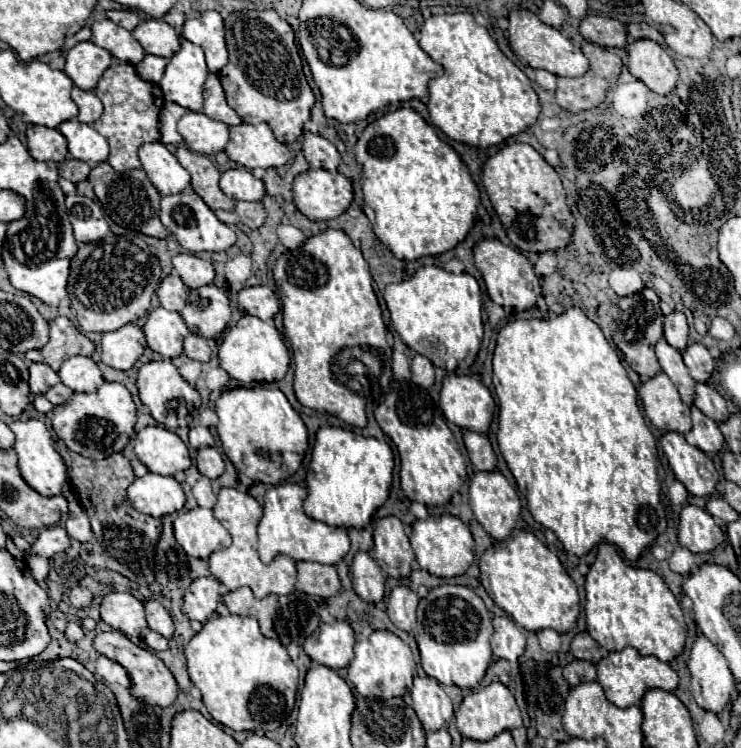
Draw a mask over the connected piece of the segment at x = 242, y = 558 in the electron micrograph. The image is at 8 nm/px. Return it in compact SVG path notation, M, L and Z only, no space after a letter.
M223 487L219 491L219 501L217 501L213 513L233 537L231 547L227 547L223 551L215 551L209 557L209 571L213 573L215 579L219 579L229 591L235 591L239 587L251 587L251 591L255 593L257 599L263 599L271 593L275 593L275 595L295 593L295 583L297 583L295 561L291 557L279 555L269 565L265 565L265 563L261 563L261 559L257 555L255 537L257 537L257 523L263 515L263 509L249 493L241 493L237 489Z

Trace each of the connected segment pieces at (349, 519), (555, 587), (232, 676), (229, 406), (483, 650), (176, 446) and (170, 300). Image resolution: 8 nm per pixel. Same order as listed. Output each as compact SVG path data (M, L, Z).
M323 427L317 431L309 473L305 513L339 529L365 529L375 511L387 501L393 483L393 451L385 441L363 437L339 427Z
M515 529L509 539L497 541L489 547L479 561L481 583L489 597L527 631L555 629L557 633L569 633L579 615L579 595L571 577L563 573L559 559L533 535Z
M213 617L209 619L203 629L185 645L185 657L189 667L189 677L195 683L195 687L203 695L203 703L209 711L209 715L221 723L223 727L229 727L233 731L273 731L285 719L289 717L295 695L297 695L297 665L287 655L285 647L279 641L267 639L259 631L259 623L255 617Z
M225 389L215 403L215 411L219 417L217 431L223 441L223 451L239 473L247 475L253 483L267 485L283 483L297 473L309 445L309 433L303 419L279 389Z
M439 585L419 601L415 639L421 651L421 665L425 673L441 685L475 689L493 661L491 635L491 613L485 609L485 603L465 585Z
M145 427L135 435L135 453L151 473L175 475L191 465L189 449L181 437L165 427Z
M175 273L167 275L157 289L157 297L159 297L161 307L165 307L169 311L183 311L187 295L189 295L189 287Z

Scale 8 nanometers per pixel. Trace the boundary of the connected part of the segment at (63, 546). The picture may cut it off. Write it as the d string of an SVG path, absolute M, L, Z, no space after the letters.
M55 525L55 527L41 530L35 543L31 545L29 554L31 557L35 555L53 557L59 551L67 551L69 545L71 545L71 539L69 539L67 531L59 525Z

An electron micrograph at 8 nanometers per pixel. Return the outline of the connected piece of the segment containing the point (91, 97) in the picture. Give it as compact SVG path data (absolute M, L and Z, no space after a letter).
M73 87L73 93L71 93L73 101L77 103L79 107L79 121L81 123L95 123L101 113L103 113L103 103L99 101L99 97L93 93L93 91L83 91L79 87Z

